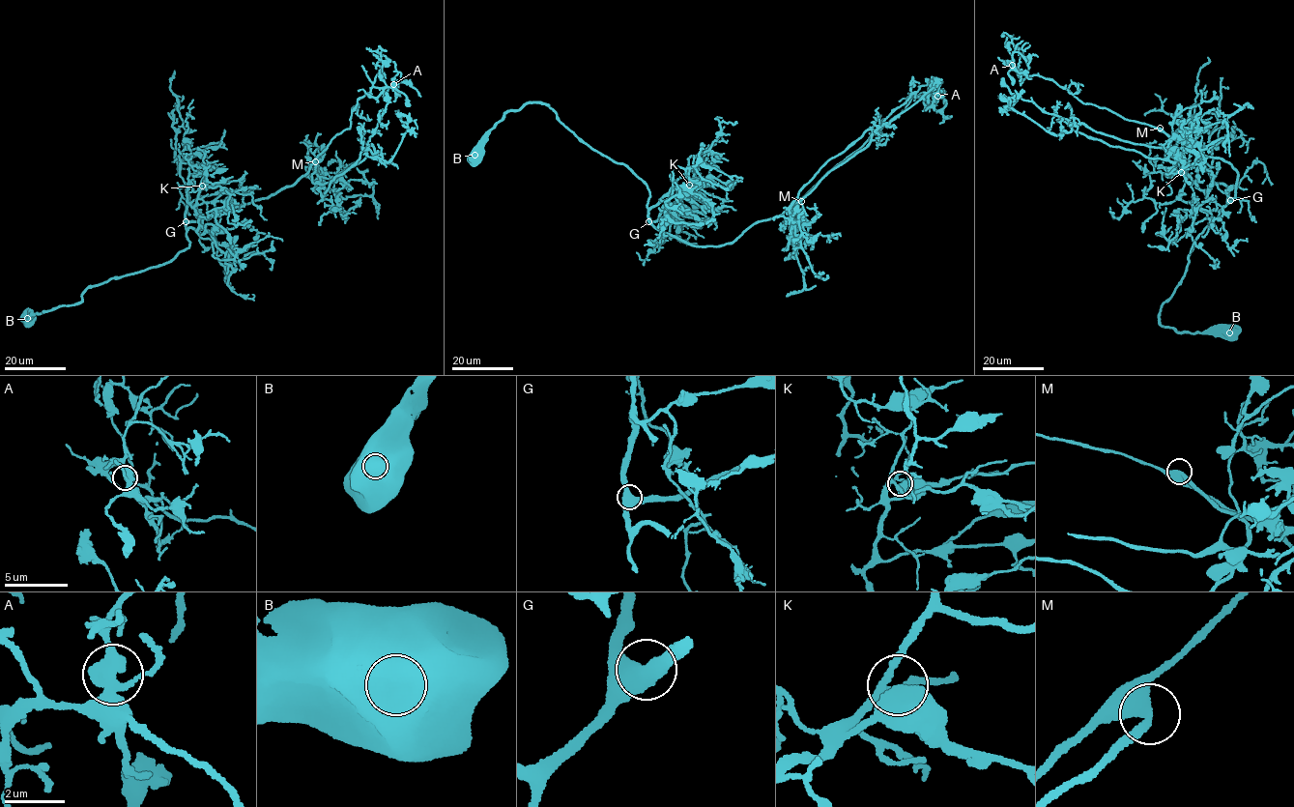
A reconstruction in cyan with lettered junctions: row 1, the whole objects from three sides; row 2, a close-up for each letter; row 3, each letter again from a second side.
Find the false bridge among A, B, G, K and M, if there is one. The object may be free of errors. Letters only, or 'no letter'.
no letter

